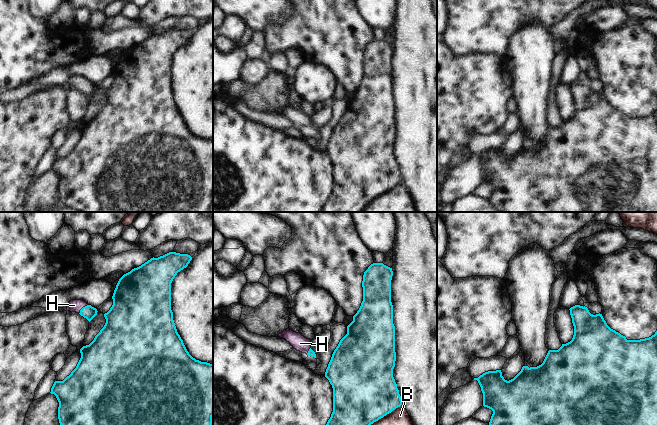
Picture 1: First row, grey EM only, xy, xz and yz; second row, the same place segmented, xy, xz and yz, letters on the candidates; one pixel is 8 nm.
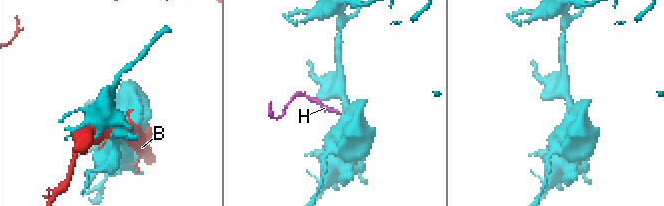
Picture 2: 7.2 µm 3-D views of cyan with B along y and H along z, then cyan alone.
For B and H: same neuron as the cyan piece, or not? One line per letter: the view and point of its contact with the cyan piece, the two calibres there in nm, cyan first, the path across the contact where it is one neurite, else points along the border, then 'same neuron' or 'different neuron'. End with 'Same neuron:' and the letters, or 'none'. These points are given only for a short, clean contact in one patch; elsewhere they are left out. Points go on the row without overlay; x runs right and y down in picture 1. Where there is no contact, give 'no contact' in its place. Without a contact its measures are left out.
B: meets cyan in xz at (380, 194); 500 nm thick on the cyan side, 340 nm on the other; different neuron
H: meets cyan in xy at (82, 84); 110 nm thick on the cyan side, 100 nm on the other; runs through xy (88, 88), (82, 84), (74, 81); same neuron
Same neuron: H

